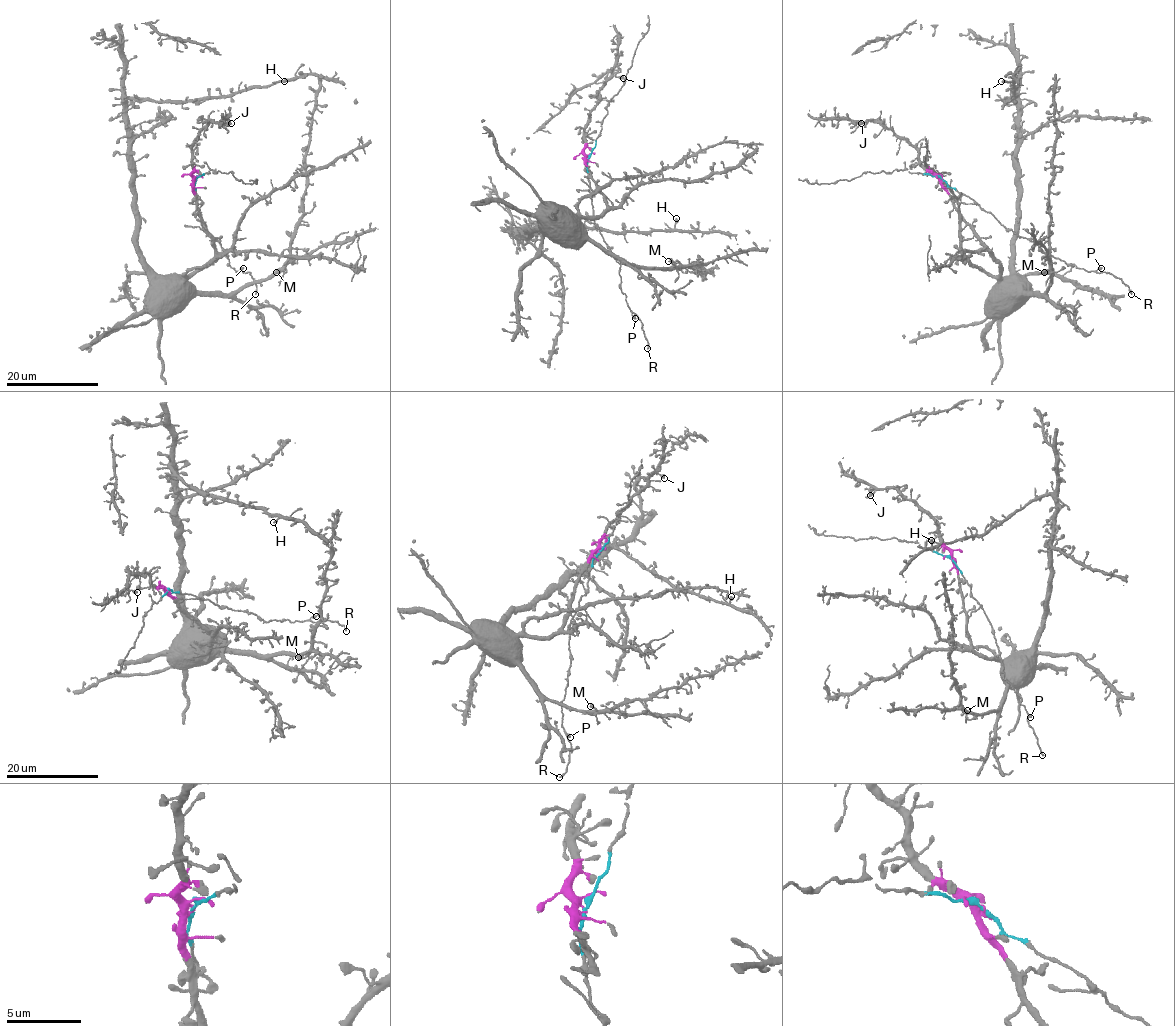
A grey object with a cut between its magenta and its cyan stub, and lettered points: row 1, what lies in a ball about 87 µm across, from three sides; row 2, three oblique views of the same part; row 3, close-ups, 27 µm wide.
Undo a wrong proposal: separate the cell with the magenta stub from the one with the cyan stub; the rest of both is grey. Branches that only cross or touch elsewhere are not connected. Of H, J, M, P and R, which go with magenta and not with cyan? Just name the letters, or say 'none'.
H, J, M

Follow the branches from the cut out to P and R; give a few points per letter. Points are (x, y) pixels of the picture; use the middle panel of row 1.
P: (588, 157), (586, 171), (594, 194), (592, 206), (595, 227), (619, 264), (621, 291), (636, 318)
R: (588, 157), (586, 171), (594, 194), (595, 227), (619, 264), (621, 291), (637, 316), (647, 348)

